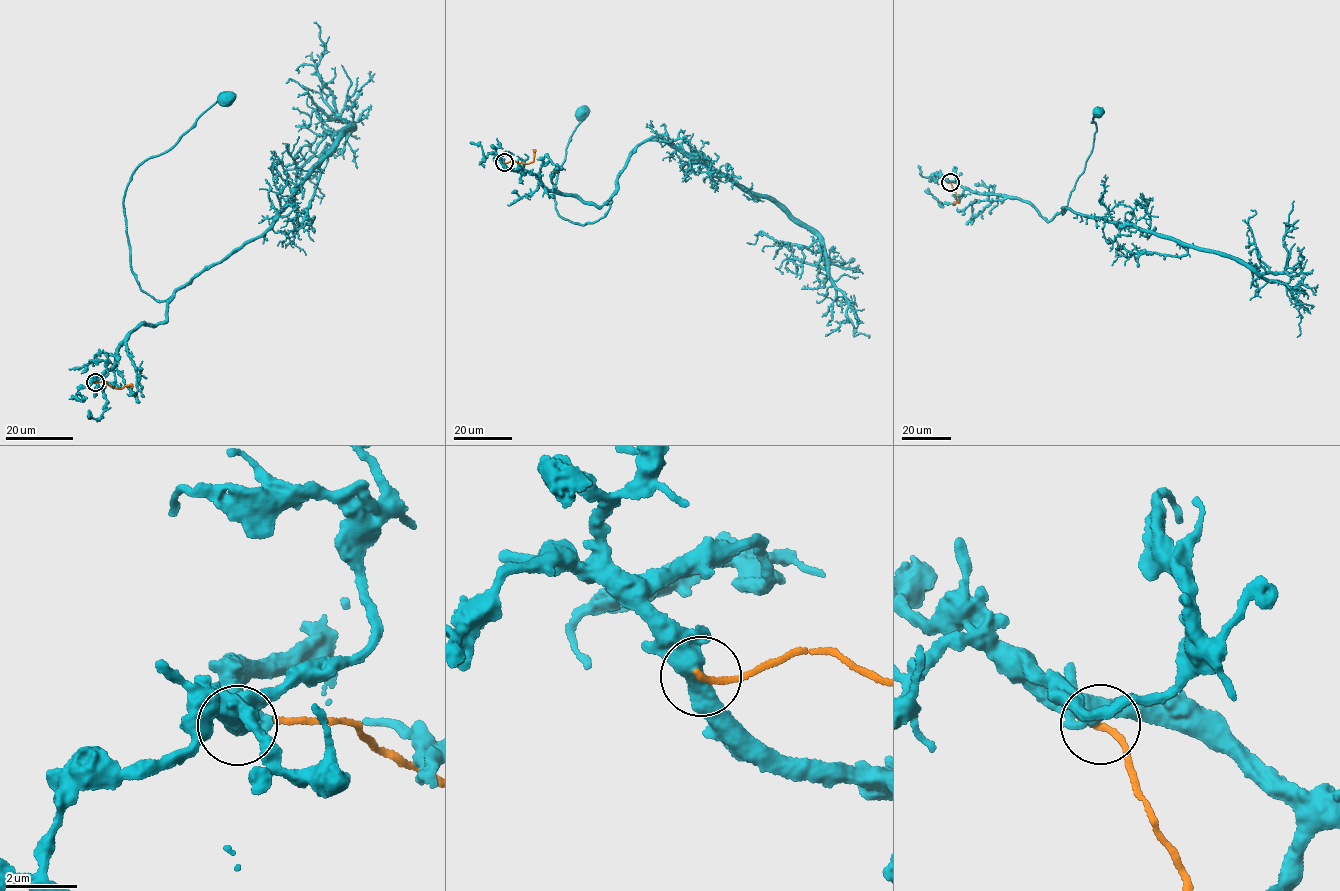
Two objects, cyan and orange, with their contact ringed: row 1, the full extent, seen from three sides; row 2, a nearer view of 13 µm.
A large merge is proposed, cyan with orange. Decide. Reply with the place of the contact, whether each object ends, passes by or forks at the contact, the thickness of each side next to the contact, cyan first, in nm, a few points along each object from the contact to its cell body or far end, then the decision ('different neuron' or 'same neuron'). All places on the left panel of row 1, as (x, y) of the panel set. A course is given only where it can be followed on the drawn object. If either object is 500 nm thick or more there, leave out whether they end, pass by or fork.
at (95, 382); cyan passes by; orange ends there; 480 nm thick on the cyan side, 170 nm on the other; cyan runs (95, 382), (131, 333), (166, 319), (174, 293), (155, 299), (132, 271), (123, 199), (131, 174), (227, 99); orange runs (95, 383), (105, 381), (114, 387), (131, 385); different neuron

